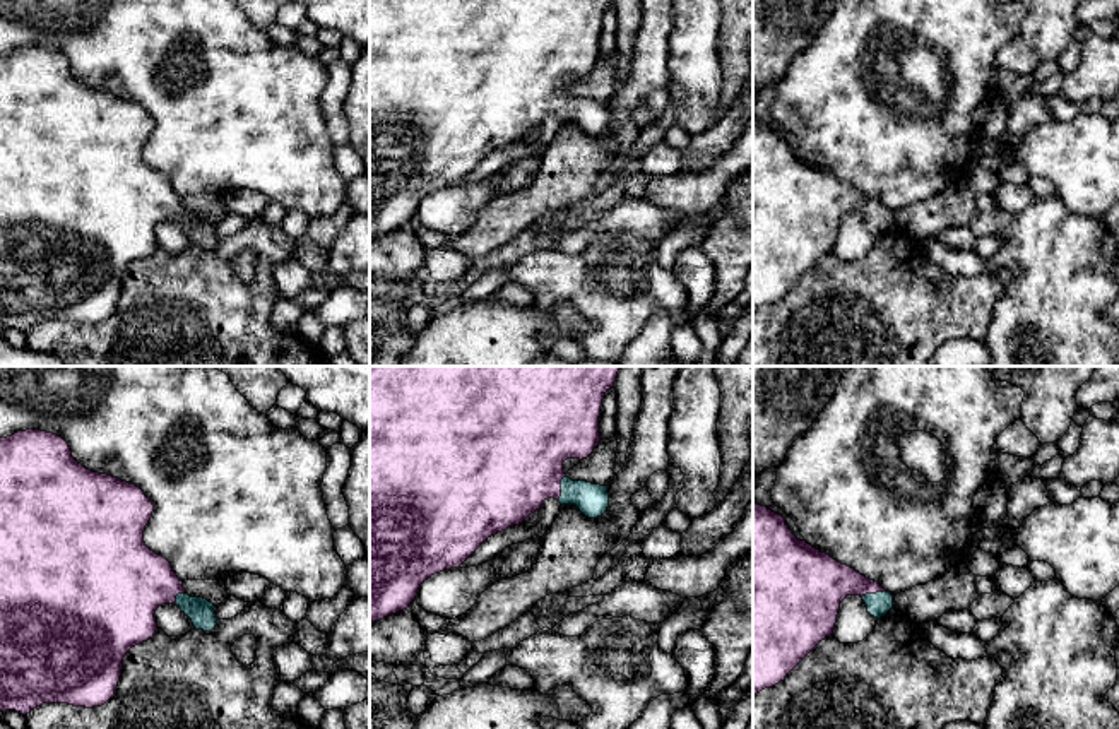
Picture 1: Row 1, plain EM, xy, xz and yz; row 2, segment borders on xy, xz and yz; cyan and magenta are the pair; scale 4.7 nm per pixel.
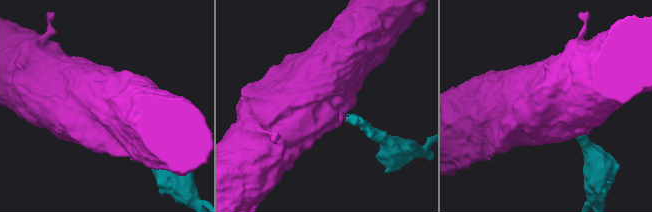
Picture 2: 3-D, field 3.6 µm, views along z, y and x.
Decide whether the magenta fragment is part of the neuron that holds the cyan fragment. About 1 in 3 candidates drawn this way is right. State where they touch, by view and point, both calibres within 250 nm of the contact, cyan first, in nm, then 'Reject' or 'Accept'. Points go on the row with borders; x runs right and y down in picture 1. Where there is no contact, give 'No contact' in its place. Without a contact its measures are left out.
Touches cyan at xz (562, 488). Thickness 160 nm (cyan) against 440 nm. Accept

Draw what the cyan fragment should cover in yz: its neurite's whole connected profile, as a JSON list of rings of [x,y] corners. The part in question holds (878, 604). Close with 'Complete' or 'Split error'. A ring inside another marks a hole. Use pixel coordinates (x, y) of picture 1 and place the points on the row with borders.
[[[753,501],[753,696],[784,681],[821,640],[833,635],[847,596],[861,596],[878,619],[893,609],[893,596],[878,582],[799,541],[782,515]]]. Split error

